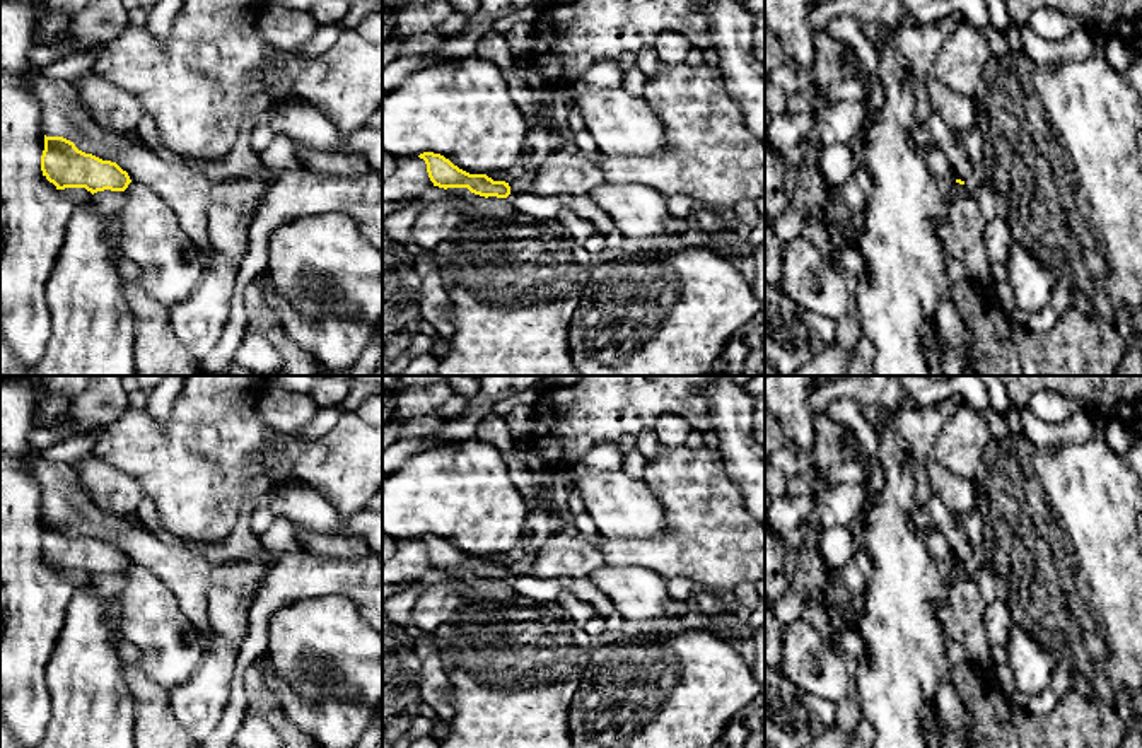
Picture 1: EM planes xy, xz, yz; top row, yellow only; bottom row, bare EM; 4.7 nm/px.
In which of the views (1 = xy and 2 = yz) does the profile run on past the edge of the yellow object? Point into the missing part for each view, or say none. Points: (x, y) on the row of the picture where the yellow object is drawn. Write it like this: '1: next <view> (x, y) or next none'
1: next none
2: next none

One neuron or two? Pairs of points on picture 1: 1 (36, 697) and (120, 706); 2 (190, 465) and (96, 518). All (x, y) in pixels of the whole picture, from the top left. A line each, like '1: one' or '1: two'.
1: two
2: two

